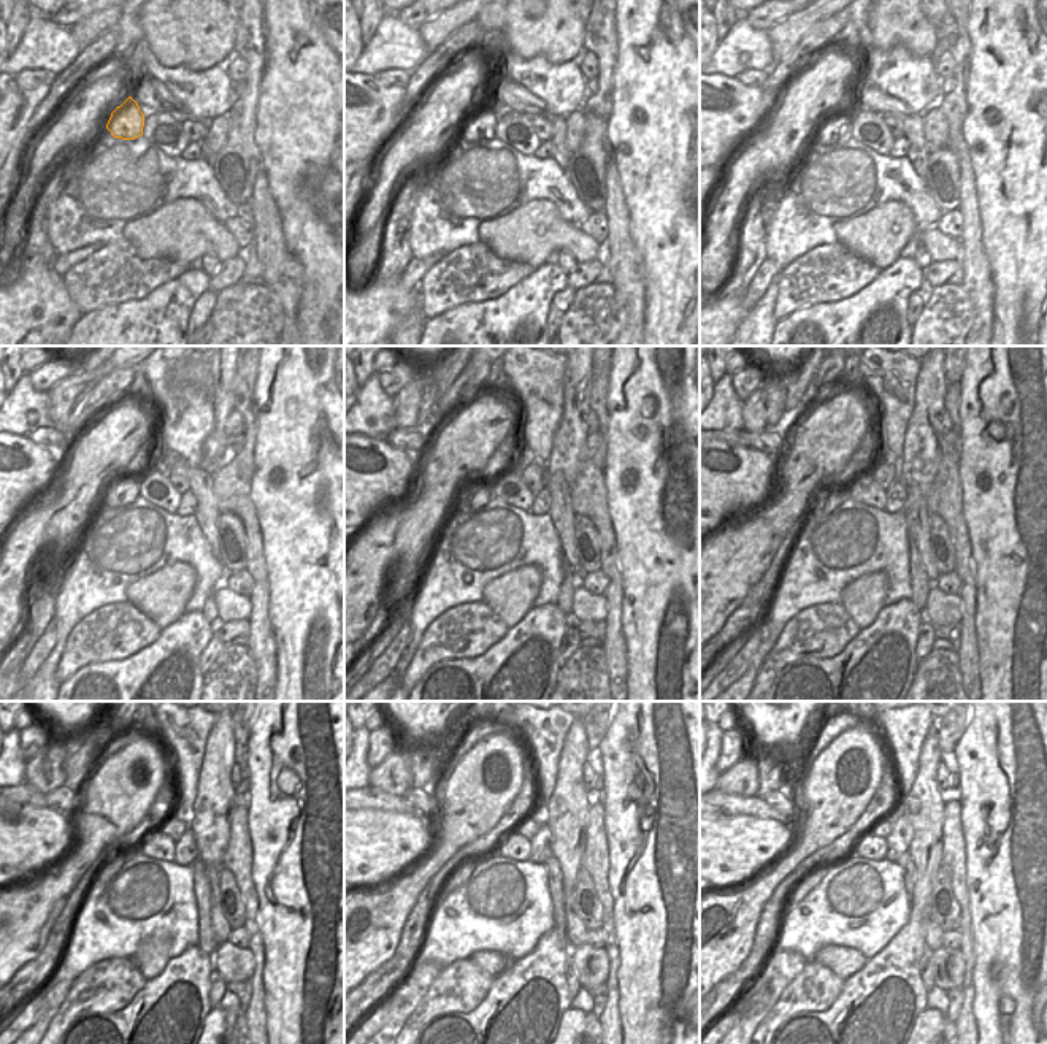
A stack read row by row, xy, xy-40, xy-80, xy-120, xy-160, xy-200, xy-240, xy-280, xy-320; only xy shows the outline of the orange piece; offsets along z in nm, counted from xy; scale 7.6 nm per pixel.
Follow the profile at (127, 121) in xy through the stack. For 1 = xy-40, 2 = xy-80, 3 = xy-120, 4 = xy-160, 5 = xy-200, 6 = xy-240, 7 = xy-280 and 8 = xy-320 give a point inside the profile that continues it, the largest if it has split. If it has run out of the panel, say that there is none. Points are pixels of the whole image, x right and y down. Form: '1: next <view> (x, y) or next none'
1: next xy-40 (481, 124)
2: next xy-80 (836, 130)
3: next xy-120 (124, 489)
4: next xy-160 (479, 492)
5: next xy-200 (827, 502)
6: next xy-240 (119, 855)
7: next xy-280 (460, 875)
8: next xy-320 (813, 878)

